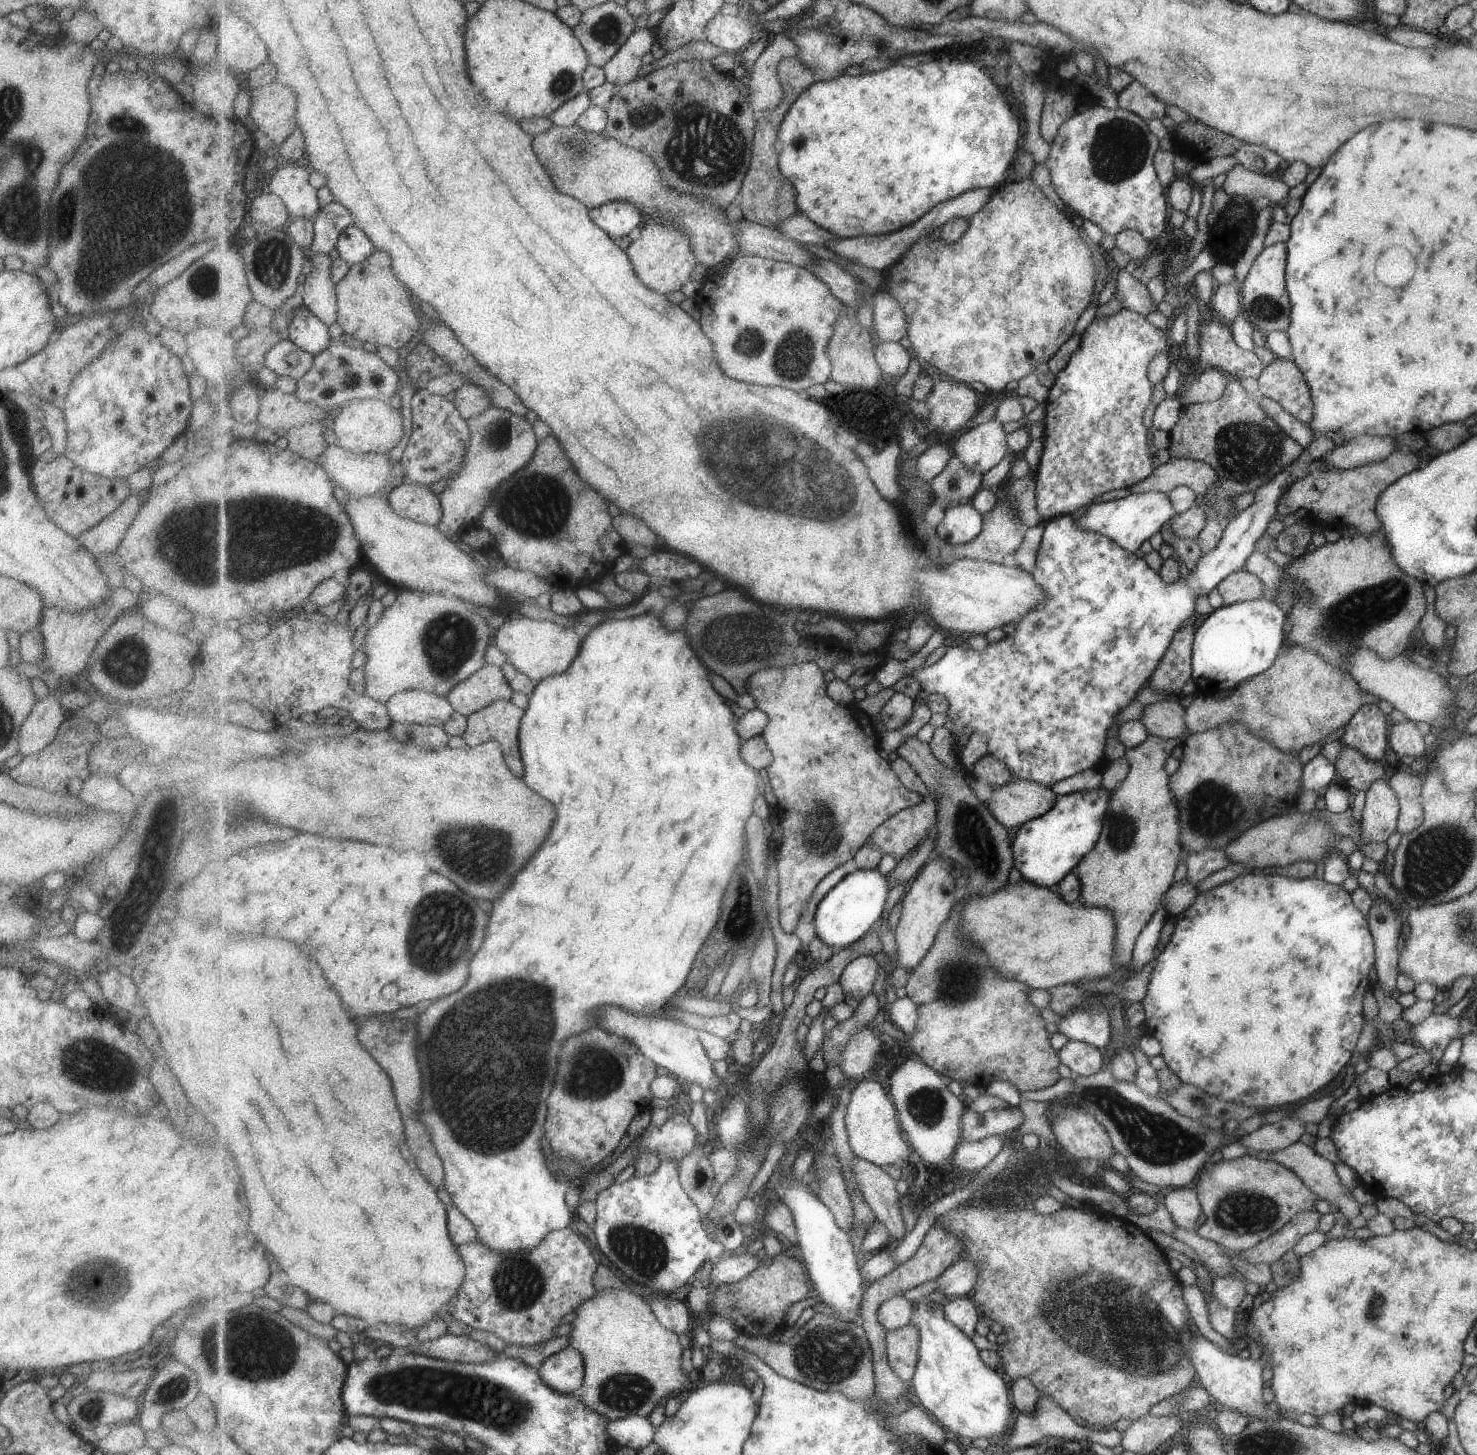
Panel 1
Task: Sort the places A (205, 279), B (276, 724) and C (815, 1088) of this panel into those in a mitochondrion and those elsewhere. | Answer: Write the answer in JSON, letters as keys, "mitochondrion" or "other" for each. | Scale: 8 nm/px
{"A":"mitochondrion","B":"other","C":"other"}

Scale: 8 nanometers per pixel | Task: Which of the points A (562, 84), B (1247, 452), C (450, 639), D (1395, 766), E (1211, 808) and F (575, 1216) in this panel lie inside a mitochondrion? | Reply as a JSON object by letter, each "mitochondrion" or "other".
{"A":"mitochondrion","B":"mitochondrion","C":"mitochondrion","D":"other","E":"mitochondrion","F":"other"}

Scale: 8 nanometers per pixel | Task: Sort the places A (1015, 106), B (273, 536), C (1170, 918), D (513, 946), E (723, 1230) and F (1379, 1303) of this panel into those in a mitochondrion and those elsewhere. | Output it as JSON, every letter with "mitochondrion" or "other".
{"A":"other","B":"mitochondrion","C":"other","D":"other","E":"mitochondrion","F":"mitochondrion"}

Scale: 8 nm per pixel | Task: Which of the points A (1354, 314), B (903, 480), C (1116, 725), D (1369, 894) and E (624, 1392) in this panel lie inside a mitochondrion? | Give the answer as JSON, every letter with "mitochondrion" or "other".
{"A":"other","B":"mitochondrion","C":"other","D":"other","E":"mitochondrion"}

